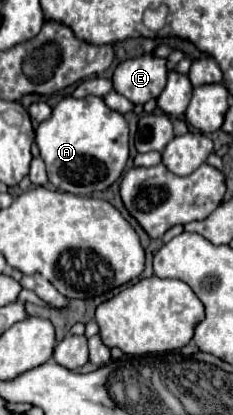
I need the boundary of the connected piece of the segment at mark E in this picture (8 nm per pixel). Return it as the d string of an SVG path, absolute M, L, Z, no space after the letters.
M143 54L123 60L113 72L113 90L133 104L145 104L157 98L167 84L167 58Z

